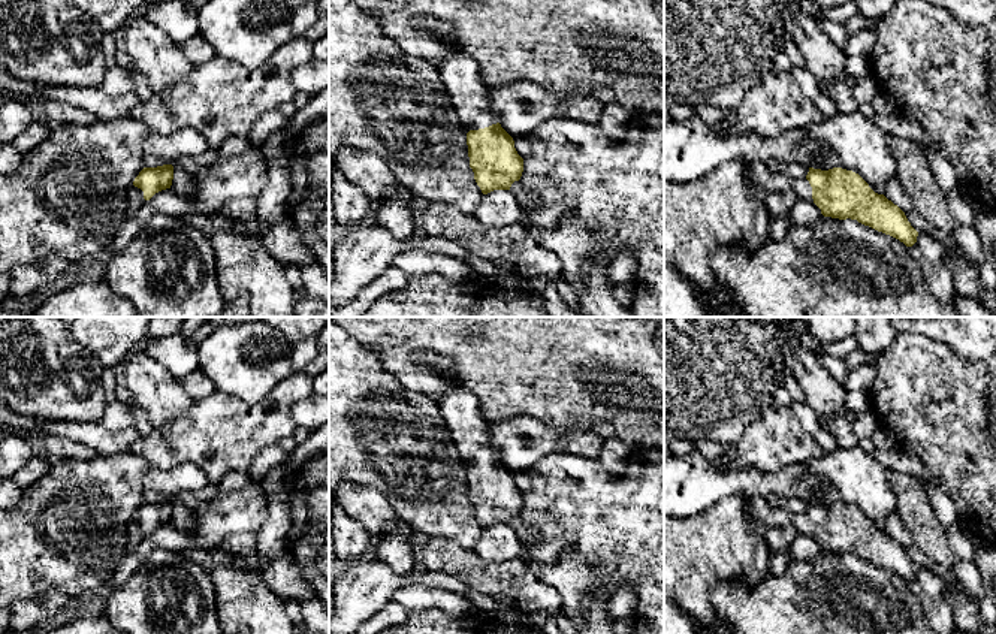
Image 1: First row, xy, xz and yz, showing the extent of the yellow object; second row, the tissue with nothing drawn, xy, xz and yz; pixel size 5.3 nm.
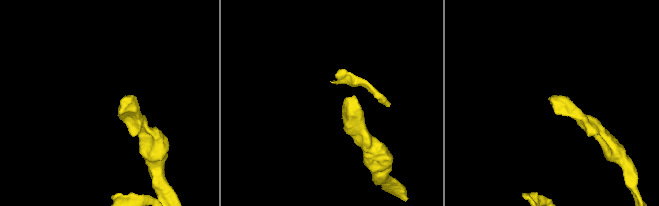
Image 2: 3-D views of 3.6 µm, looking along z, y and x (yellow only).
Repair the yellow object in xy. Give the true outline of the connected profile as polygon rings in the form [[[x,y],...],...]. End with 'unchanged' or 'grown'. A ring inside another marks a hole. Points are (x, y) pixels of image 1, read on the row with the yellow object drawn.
[[[173,166],[144,167],[127,190],[127,218],[135,218],[141,205],[156,193],[170,188]]] | grown

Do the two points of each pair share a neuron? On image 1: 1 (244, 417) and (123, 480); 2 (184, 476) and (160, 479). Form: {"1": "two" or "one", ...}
{"1": "two", "2": "one"}

